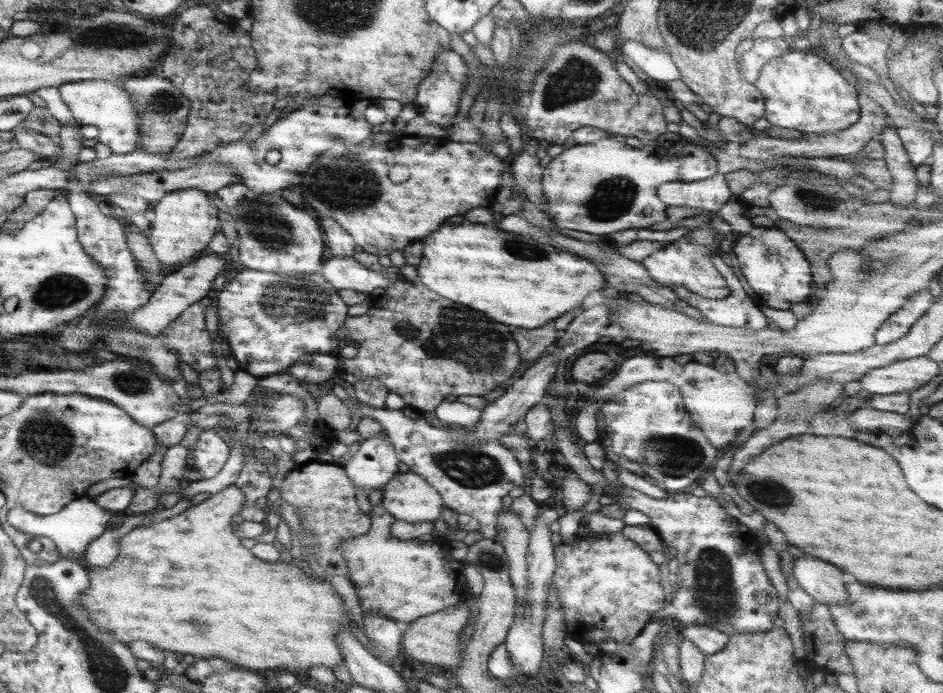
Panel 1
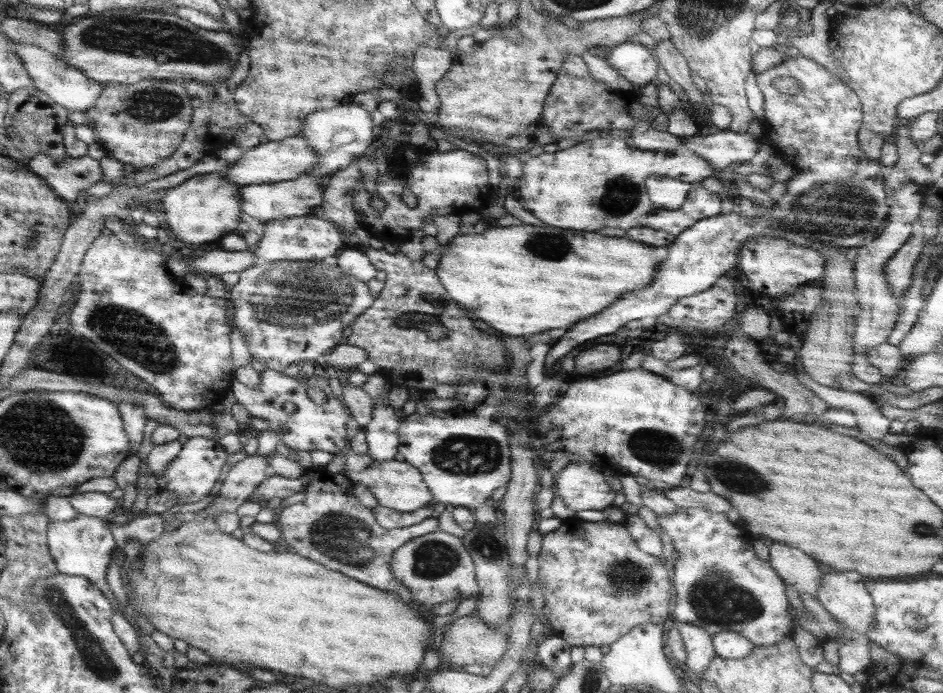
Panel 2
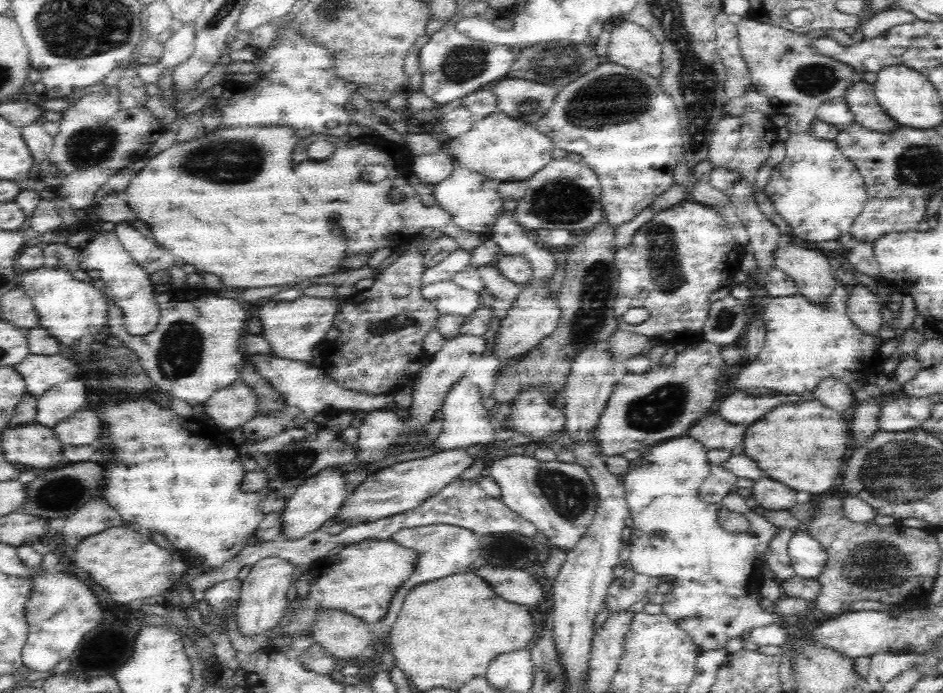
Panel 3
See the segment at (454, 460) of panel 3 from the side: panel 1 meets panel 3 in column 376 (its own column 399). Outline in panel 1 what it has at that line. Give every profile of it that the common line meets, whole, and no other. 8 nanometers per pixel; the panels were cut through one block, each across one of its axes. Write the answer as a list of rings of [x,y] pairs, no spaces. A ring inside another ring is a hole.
[[[397,472],[382,486],[383,512],[404,523],[433,522],[442,510],[440,494],[421,476]]]

